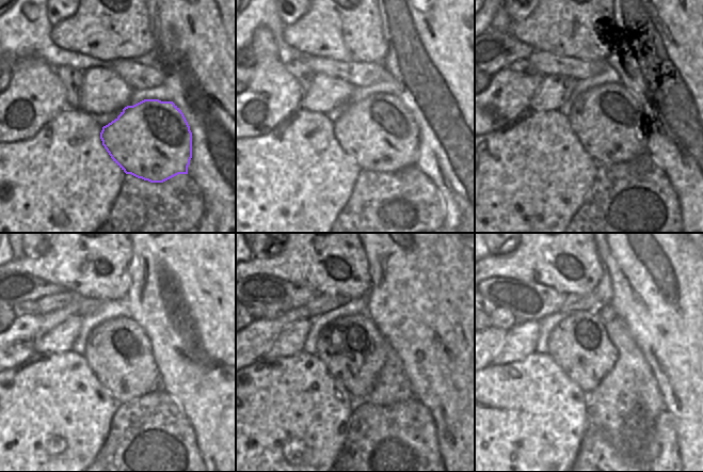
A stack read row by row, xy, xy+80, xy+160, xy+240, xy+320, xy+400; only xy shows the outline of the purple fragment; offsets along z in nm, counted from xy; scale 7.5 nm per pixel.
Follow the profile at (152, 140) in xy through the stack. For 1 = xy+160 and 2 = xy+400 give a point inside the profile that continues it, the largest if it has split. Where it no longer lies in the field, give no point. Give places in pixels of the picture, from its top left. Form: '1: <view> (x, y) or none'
1: xy+160 (607, 121)
2: xy+400 (579, 344)

